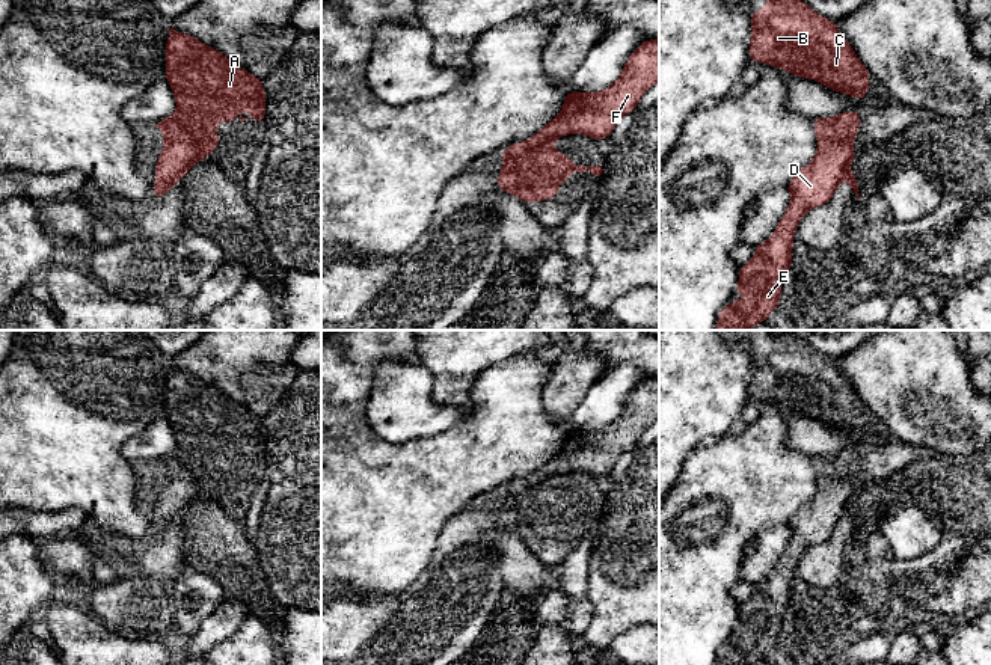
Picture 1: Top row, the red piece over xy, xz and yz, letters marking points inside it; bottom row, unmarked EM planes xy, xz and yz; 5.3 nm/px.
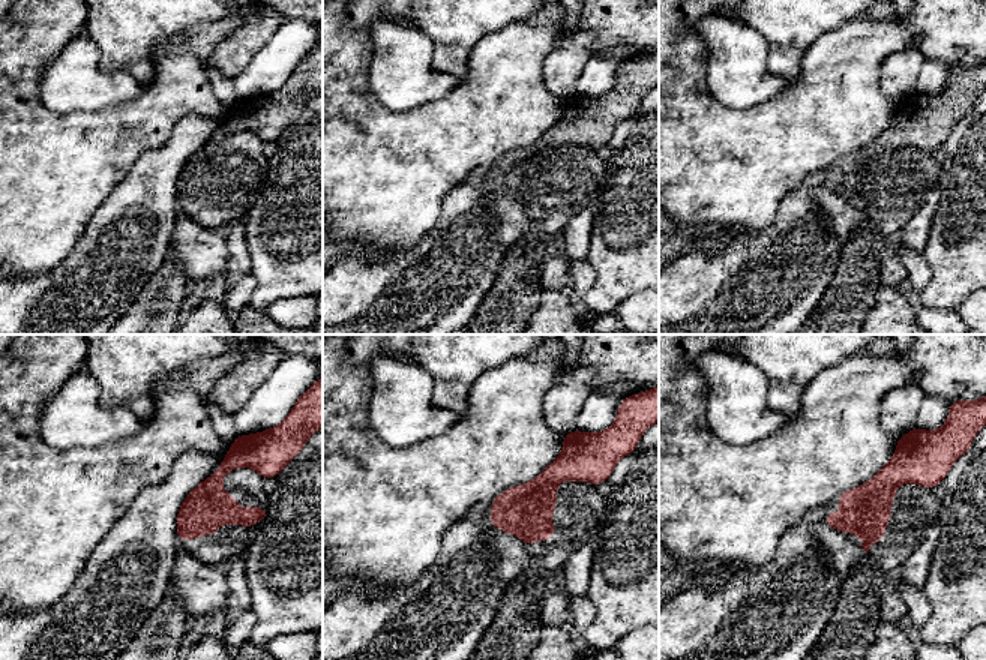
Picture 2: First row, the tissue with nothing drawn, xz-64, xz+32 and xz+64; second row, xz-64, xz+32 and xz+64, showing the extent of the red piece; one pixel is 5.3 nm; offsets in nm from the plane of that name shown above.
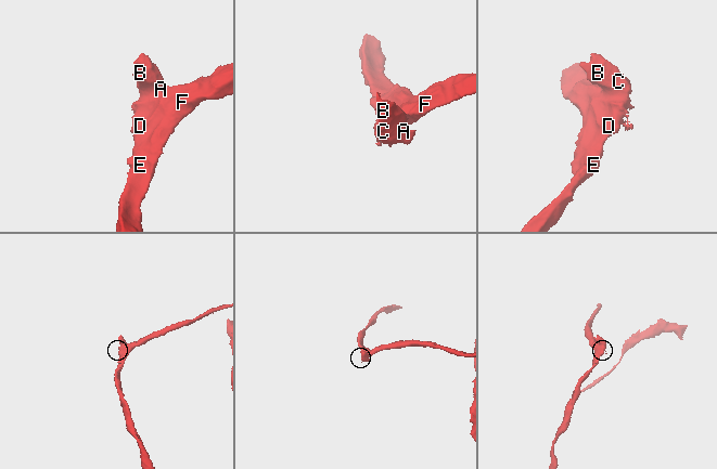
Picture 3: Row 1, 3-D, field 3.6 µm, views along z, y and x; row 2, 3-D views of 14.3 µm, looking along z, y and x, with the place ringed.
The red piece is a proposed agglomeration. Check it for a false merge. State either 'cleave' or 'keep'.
cleave

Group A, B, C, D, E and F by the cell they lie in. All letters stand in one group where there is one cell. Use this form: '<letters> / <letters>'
A B C / D E F

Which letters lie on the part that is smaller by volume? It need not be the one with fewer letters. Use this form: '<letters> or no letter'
A, B, C

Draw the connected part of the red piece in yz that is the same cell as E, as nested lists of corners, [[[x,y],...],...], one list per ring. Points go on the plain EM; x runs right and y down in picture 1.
[[[845,451],[830,457],[828,469],[816,469],[818,487],[815,496],[805,502],[786,523],[790,529],[790,543],[780,556],[772,575],[756,582],[756,591],[751,599],[739,605],[739,618],[733,632],[753,632],[754,638],[733,638],[721,645],[715,665],[753,665],[769,656],[769,651],[780,644],[781,621],[786,611],[792,606],[792,584],[798,561],[808,547],[828,541],[842,517],[858,532],[857,511],[849,507],[851,499],[858,496],[854,492],[854,477],[860,466],[845,464]]]

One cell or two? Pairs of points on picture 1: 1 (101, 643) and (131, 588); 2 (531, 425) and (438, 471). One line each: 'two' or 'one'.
1: two
2: one

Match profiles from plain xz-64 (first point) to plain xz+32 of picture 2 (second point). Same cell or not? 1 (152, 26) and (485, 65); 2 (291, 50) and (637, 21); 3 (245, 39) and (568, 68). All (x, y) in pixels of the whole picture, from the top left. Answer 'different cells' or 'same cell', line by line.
1: different cells
2: different cells
3: same cell

